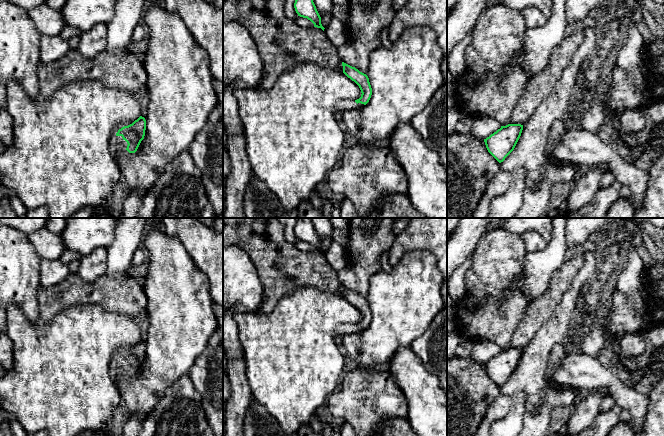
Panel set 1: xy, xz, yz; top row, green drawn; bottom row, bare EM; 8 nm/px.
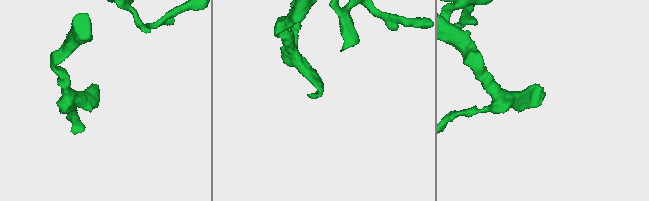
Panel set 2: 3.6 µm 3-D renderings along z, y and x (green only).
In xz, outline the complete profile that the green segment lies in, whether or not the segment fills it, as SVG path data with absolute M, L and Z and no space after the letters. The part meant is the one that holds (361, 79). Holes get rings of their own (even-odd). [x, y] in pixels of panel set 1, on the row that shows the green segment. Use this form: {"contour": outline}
{"contour": "M342 62L343 73L354 81L361 90L361 97L357 100L341 100L335 106L335 113L341 114L345 110L352 110L366 105L372 95L372 88L369 82L369 78L366 74L360 72L355 67L352 67Z"}

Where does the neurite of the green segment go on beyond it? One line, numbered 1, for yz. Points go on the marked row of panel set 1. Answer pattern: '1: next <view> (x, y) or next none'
1: next none

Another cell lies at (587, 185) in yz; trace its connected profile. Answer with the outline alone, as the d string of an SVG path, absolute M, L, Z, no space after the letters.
M593 166L587 168L581 175L567 198L568 212L578 211L589 204L596 193L601 189L600 180L608 171L605 166Z

